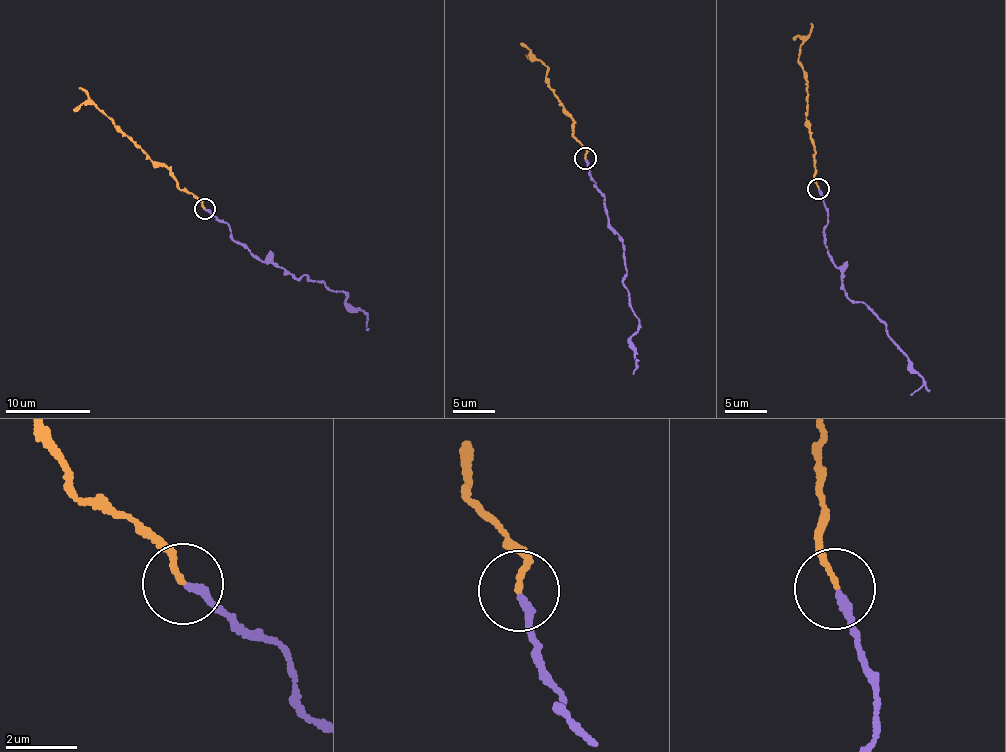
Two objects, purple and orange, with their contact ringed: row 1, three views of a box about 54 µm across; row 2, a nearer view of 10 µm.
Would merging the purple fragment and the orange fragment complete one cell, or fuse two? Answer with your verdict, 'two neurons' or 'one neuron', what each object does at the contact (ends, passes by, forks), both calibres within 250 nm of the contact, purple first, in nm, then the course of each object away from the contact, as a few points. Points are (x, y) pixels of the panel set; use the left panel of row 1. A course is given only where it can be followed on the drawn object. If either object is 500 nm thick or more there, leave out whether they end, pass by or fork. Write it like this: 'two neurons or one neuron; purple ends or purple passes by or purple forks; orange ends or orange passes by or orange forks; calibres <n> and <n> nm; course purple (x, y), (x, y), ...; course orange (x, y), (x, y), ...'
one neuron; purple ends; orange ends; calibres 240 and 140 nm; course purple (204, 208), (228, 225), (248, 251), (298, 279), (306, 274), (345, 294), (346, 302), (365, 315), (367, 329); course orange (204, 208), (202, 203), (178, 185), (172, 172), (151, 161), (78, 87)

